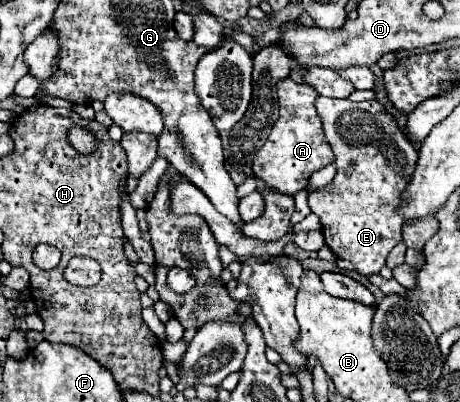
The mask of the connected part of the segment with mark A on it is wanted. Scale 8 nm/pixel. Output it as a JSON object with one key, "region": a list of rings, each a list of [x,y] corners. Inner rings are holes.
{"region":[[[289,77],[279,81],[279,119],[273,125],[273,131],[265,145],[255,153],[253,173],[263,179],[269,187],[279,193],[295,195],[307,187],[307,179],[313,171],[323,169],[325,163],[331,163],[333,151],[325,141],[319,115],[315,111],[317,91],[309,85],[299,85]]]}

